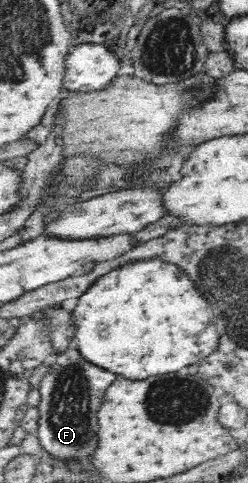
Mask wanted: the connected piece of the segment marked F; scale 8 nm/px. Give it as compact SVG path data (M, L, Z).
M72 347L64 354L54 355L48 362L50 363L50 373L44 375L38 387L41 395L41 402L38 409L40 419L38 421L39 427L36 429L36 434L43 446L45 457L49 461L65 462L65 465L74 463L91 463L92 457L96 455L98 445L100 445L100 438L96 437L100 431L100 424L98 424L98 411L100 405L106 399L106 391L108 387L118 379L118 375L110 373L110 371L102 371L102 367L94 367L86 361L76 348Z

